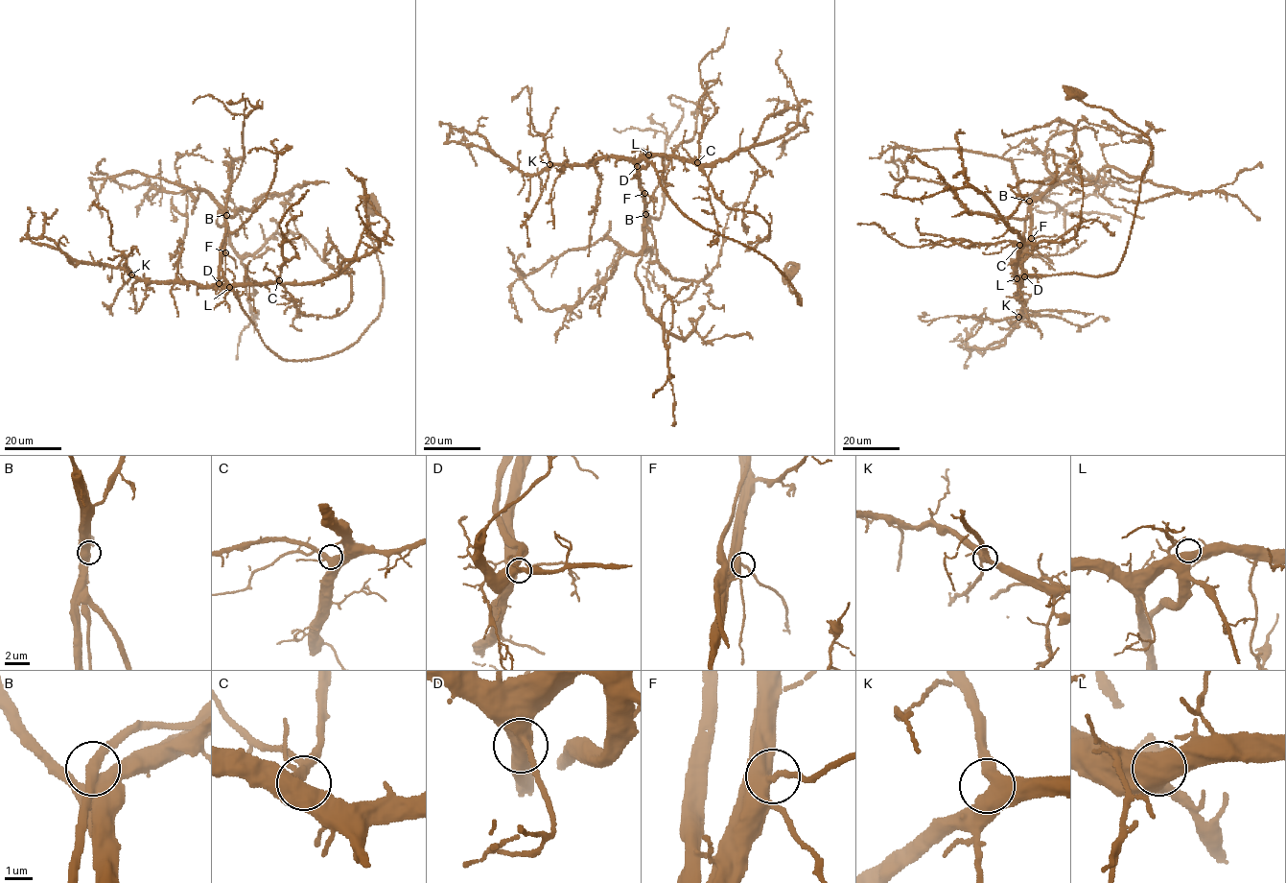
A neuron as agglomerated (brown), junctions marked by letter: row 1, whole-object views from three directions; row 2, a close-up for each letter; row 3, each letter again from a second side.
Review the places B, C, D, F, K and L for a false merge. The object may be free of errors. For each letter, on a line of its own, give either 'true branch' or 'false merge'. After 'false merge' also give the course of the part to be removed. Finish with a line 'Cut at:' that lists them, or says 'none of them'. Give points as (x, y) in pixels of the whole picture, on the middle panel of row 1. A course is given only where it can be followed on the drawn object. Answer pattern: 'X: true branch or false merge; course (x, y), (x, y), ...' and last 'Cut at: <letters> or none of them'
B: true branch
C: true branch
D: true branch
F: true branch
K: true branch
L: true branch
Cut at: none of them

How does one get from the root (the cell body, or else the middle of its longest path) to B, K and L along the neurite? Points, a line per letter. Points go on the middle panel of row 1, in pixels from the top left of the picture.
B: (787, 274), (801, 304), (769, 259), (682, 212), (648, 162), (639, 176), (646, 214)
K: (787, 274), (801, 304), (769, 259), (682, 212), (644, 159), (549, 164)
L: (787, 274), (789, 290), (799, 295), (801, 304), (789, 280), (769, 259), (682, 212), (662, 185), (648, 155)

